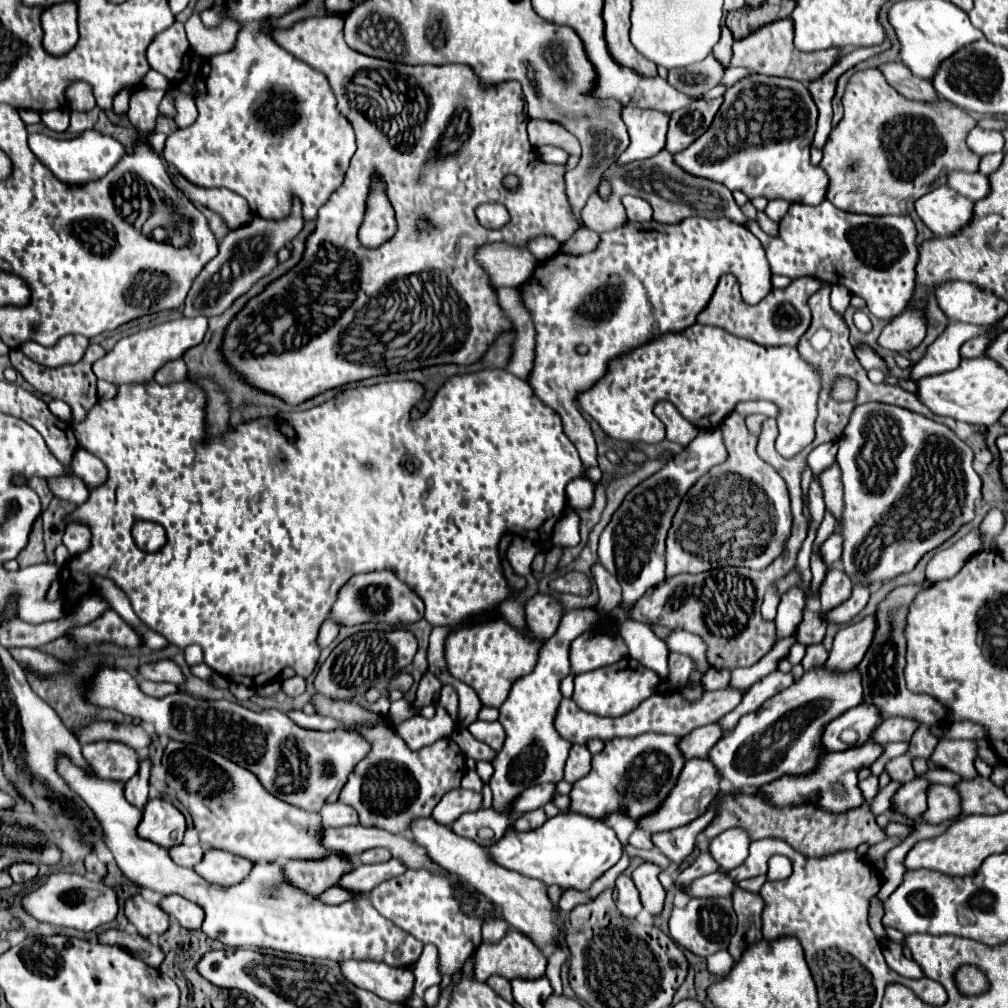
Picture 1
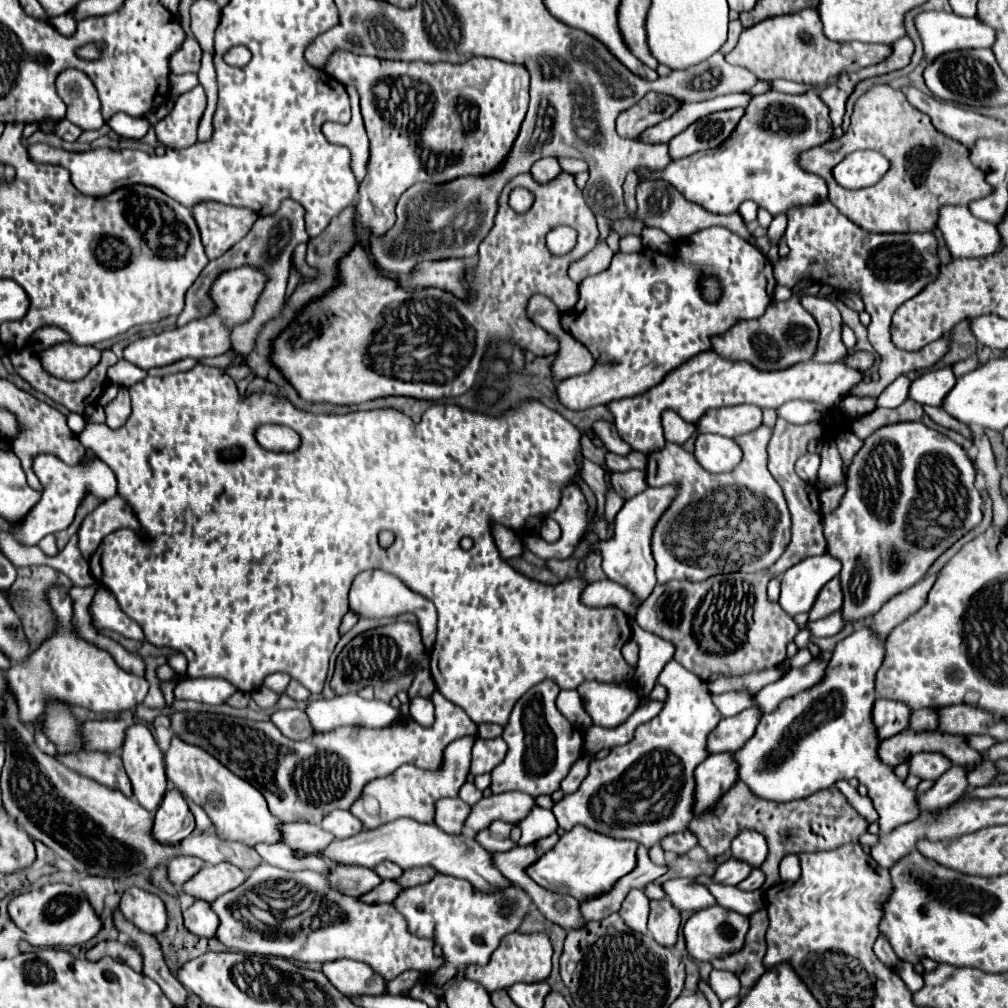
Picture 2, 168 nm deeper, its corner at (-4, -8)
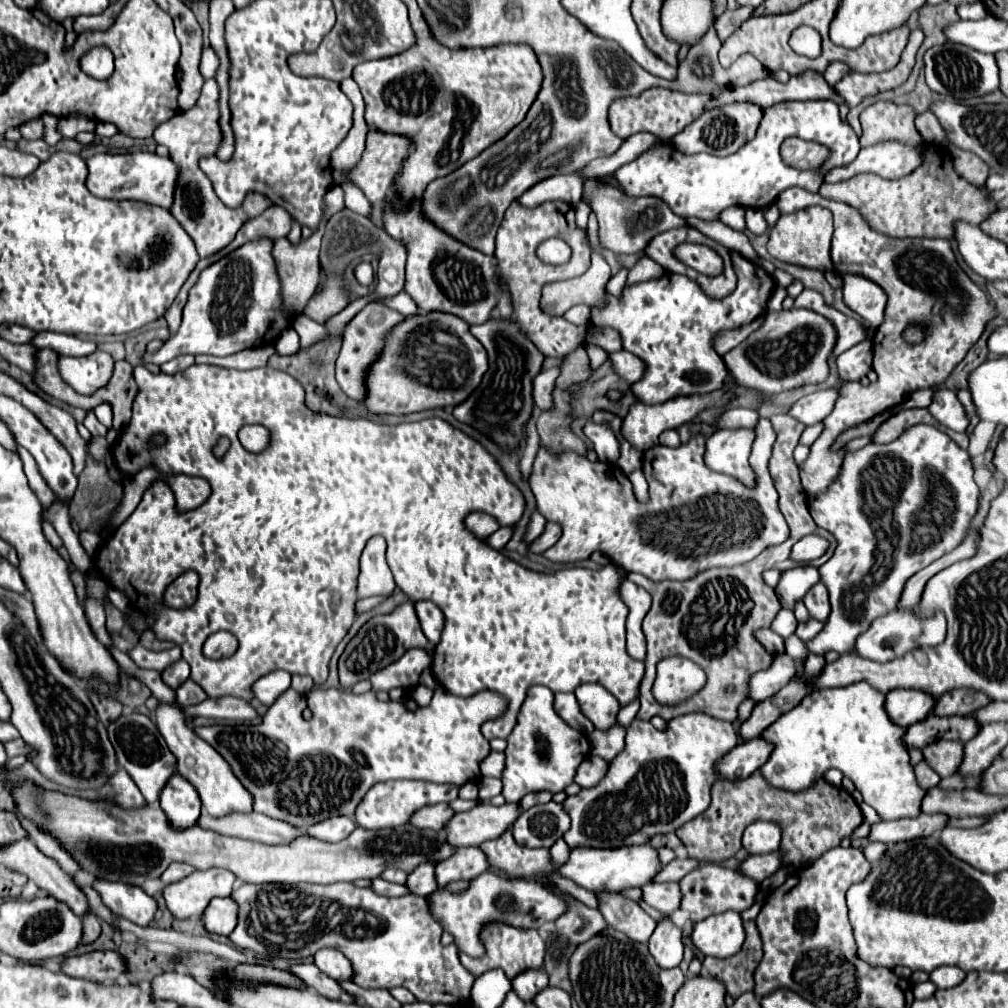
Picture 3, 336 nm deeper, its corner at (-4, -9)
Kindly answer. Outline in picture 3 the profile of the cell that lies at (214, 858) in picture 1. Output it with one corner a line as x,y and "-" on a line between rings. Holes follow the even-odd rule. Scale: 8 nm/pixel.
213,867
205,871
193,871
183,881
167,885
163,889
163,897
167,909
175,917
199,917
213,897
229,897
233,883
235,875
227,869

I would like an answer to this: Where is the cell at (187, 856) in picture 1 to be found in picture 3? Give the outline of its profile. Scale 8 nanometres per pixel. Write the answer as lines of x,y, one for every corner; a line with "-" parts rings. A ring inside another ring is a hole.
171,863
167,869
165,869
165,873
161,875
161,881
165,883
165,885
171,885
171,883
177,883
177,881
181,881
183,877
187,877
187,875
191,875
195,869
191,867
191,865
187,865
187,863

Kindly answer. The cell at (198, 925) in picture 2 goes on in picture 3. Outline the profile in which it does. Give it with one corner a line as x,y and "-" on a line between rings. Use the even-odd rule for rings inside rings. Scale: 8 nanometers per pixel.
215,897
203,911
201,921
209,933
229,935
231,929
237,925
237,905
231,901
231,897

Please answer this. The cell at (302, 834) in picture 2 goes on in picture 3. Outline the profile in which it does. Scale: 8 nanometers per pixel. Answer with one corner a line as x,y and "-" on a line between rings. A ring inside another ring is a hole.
203,813
197,825
223,835
235,835
241,839
253,839
269,845
287,845
289,841
307,835
305,829
297,829
285,821
275,821
259,813
249,813
249,815
235,813
233,817
223,817
223,819
213,819
207,813

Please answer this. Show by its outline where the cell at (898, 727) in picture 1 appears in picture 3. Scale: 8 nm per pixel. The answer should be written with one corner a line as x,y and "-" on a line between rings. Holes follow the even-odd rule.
955,689
945,693
937,699
933,707
933,715
937,717
951,717
951,715
969,715
973,709
979,709
981,705
987,705
989,697
971,689

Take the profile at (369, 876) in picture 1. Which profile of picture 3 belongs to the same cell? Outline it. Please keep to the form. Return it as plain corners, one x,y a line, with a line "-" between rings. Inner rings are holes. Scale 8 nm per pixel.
461,847
453,857
435,865
435,879
439,887
445,887
451,881
467,881
469,877
477,877
477,873
483,873
485,869
489,869
489,865
479,847

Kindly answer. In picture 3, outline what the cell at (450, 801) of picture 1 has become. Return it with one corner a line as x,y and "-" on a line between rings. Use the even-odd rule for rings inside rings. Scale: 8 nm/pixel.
437,803
437,805
429,805
425,809
419,809
411,817
411,823
413,825
419,825
421,829
441,831
441,829
445,829
445,825
449,823
449,819
453,815
455,815
455,811
447,803

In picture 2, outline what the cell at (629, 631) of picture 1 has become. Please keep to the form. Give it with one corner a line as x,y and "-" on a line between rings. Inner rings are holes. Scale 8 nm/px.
675,660
663,668
657,682
667,688
663,710
651,722
637,726
631,742
611,748
607,758
591,762
581,788
553,806
565,832
581,824
603,836
627,838
651,848
661,838
687,830
695,808
693,772
709,756
707,736
723,716
711,702
707,684

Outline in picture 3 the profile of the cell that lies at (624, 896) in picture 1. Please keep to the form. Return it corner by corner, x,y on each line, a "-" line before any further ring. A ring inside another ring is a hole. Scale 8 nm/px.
599,893
599,897
605,901
605,905
601,905
601,915
609,927
623,931
633,941
649,941
655,929
655,919
637,901
631,901
621,893

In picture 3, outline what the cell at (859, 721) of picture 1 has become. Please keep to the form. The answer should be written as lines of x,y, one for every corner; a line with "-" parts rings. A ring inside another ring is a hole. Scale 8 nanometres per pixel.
895,689
885,699
885,711
889,719
907,729
909,725
923,721
925,715
929,715
929,709
933,709
935,701
927,693
917,693
915,689

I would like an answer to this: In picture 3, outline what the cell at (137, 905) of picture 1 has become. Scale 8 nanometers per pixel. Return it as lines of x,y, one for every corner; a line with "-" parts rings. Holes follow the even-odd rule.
95,881
93,887
99,891
103,903
127,921
149,927
155,917
157,901
149,897
141,887
133,887
121,881

